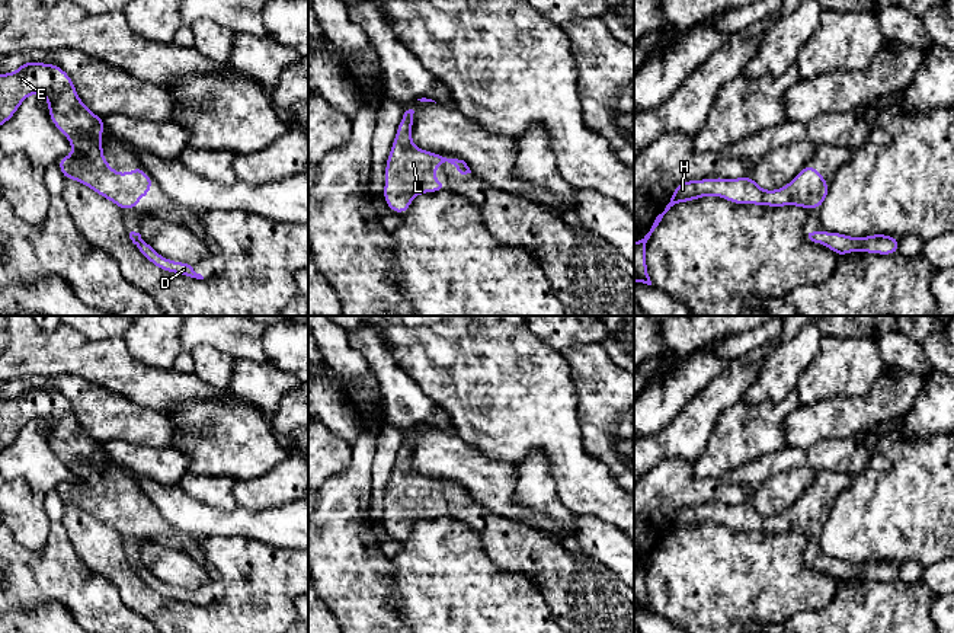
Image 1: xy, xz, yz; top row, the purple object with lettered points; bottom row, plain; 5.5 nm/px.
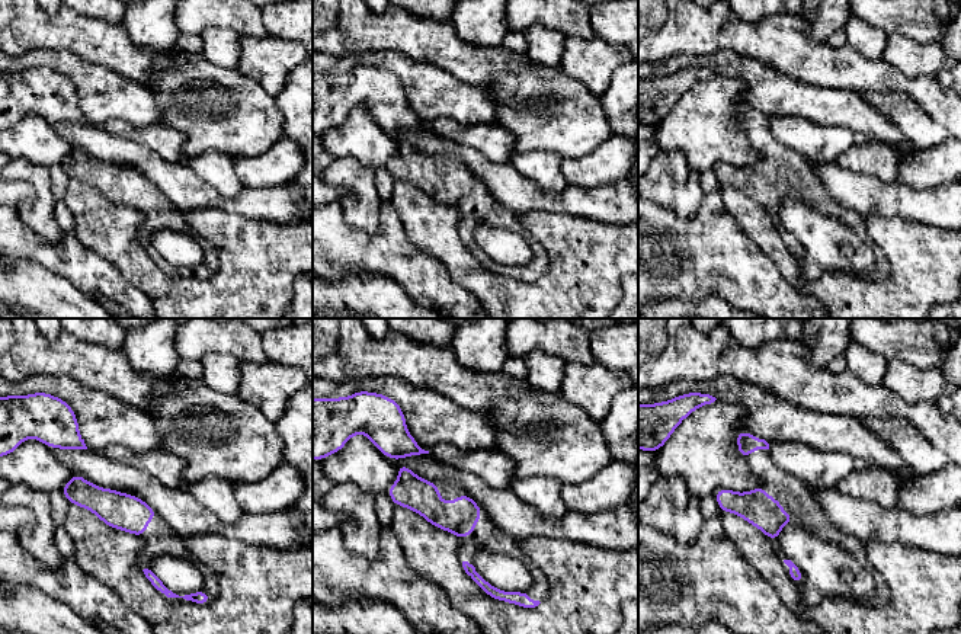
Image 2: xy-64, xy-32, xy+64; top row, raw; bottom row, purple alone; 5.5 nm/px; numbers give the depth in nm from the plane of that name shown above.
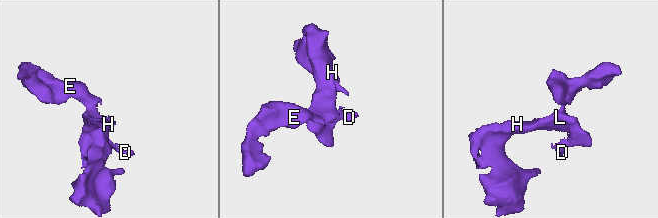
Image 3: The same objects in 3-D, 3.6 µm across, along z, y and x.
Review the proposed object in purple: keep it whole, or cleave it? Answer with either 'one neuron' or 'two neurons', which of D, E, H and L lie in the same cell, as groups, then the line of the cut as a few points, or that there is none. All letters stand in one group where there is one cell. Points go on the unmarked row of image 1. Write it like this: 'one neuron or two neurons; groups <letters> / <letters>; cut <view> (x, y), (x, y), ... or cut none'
one neuron; groups D E H L; cut none

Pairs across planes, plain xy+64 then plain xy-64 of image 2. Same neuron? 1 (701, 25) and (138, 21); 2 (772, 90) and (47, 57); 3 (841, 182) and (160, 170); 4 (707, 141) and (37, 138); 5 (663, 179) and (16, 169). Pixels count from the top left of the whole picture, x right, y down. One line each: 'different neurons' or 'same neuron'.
1: different neurons
2: same neuron
3: same neuron
4: same neuron
5: same neuron

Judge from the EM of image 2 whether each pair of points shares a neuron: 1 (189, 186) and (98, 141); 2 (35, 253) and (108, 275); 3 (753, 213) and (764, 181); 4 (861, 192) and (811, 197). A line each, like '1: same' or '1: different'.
1: same
2: same
3: different
4: different

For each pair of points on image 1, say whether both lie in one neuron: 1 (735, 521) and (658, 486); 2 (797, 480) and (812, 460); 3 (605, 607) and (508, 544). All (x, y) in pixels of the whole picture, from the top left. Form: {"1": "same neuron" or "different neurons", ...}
{"1": "different neurons", "2": "different neurons", "3": "same neuron"}

